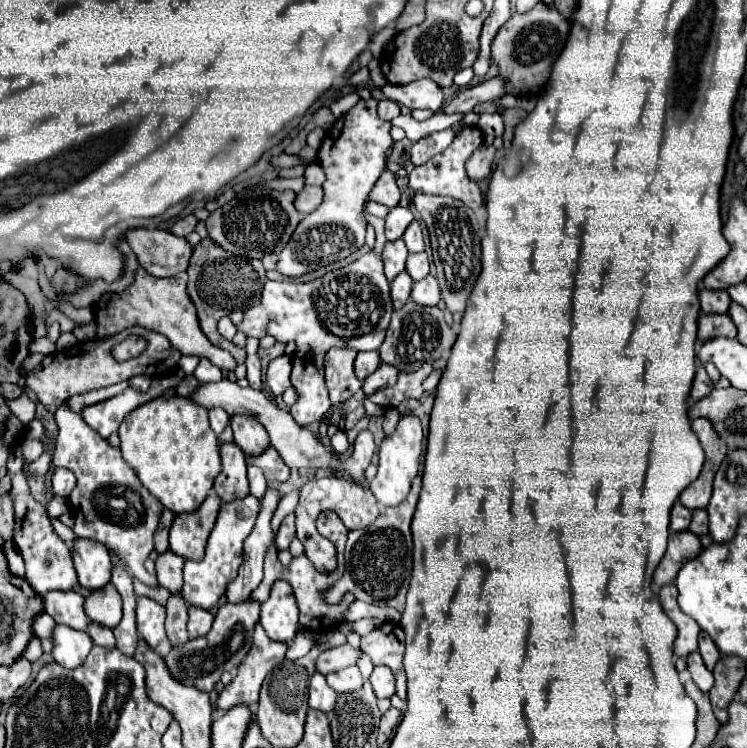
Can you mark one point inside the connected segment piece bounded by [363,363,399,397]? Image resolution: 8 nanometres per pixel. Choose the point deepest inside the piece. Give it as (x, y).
(385, 376)

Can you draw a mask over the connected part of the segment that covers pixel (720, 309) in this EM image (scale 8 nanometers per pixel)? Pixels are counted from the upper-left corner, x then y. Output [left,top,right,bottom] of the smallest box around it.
[699,289,731,313]

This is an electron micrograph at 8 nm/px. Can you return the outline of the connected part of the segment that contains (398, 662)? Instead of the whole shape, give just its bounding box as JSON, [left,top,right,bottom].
[361,623,407,701]

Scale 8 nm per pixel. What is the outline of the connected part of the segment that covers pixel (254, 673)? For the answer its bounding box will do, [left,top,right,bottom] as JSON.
[217,623,289,711]

